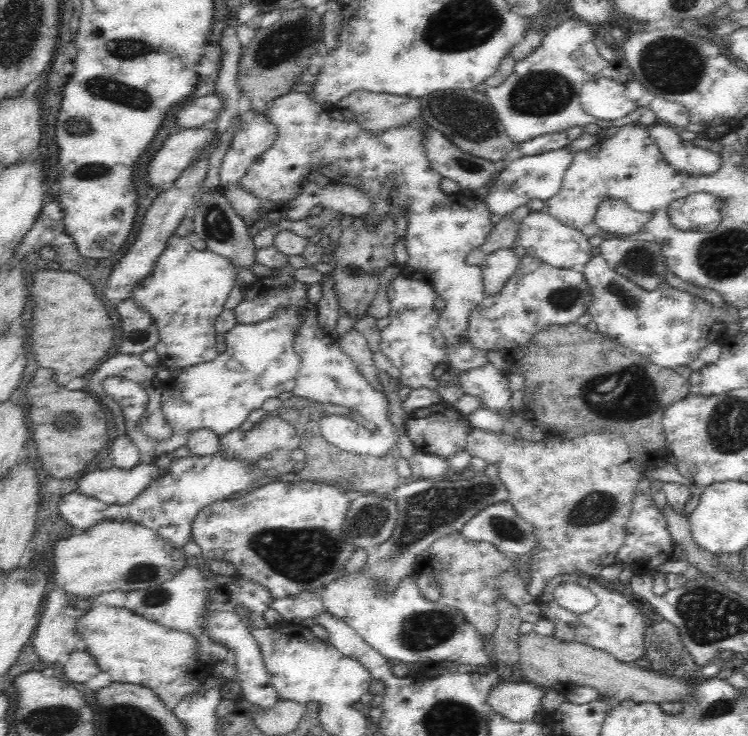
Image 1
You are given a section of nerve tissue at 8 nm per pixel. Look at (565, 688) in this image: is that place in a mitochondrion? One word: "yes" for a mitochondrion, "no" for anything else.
no

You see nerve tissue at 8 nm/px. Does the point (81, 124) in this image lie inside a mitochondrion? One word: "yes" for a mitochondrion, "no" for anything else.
yes

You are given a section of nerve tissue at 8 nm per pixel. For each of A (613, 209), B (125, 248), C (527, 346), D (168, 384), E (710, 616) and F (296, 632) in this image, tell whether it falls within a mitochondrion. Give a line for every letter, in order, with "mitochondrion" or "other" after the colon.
A: other
B: other
C: other
D: other
E: mitochondrion
F: other

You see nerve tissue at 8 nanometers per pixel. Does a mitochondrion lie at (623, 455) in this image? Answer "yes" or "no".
no

